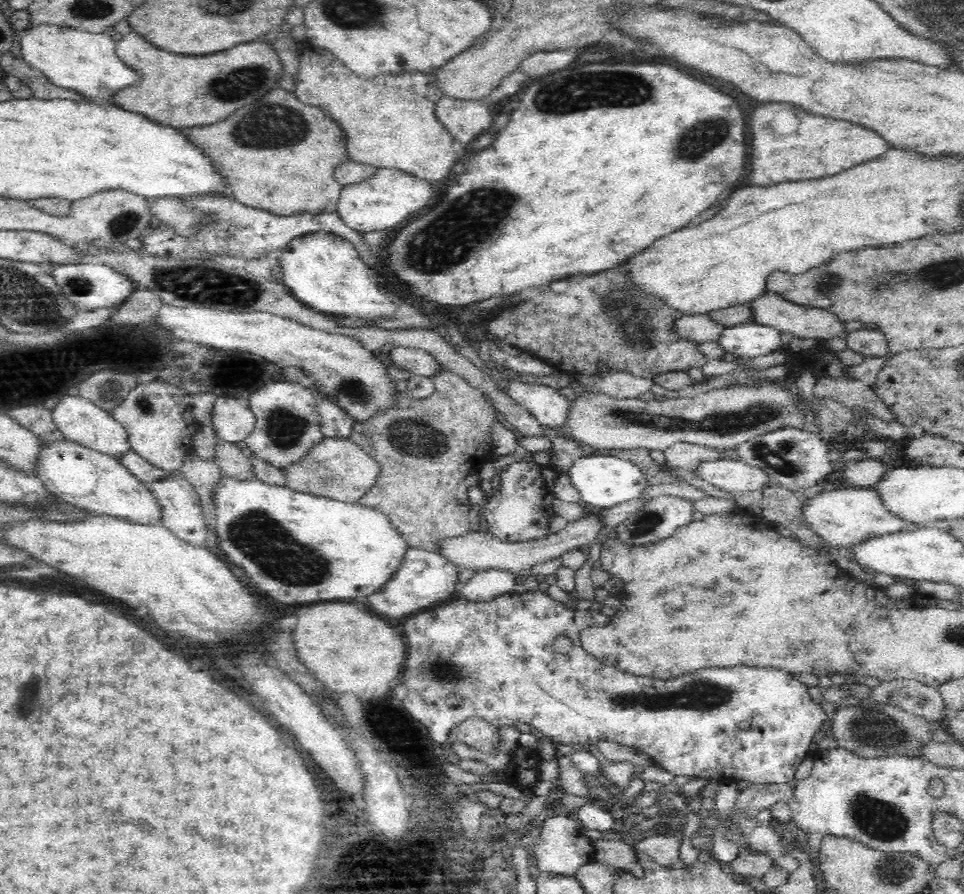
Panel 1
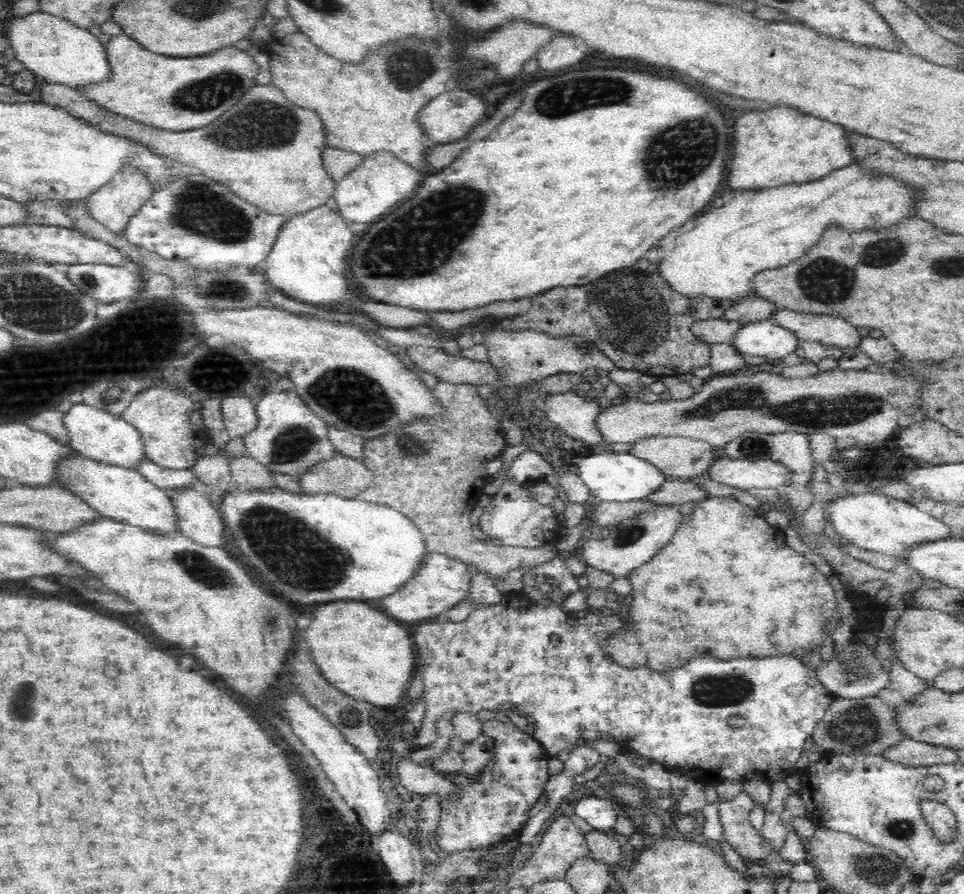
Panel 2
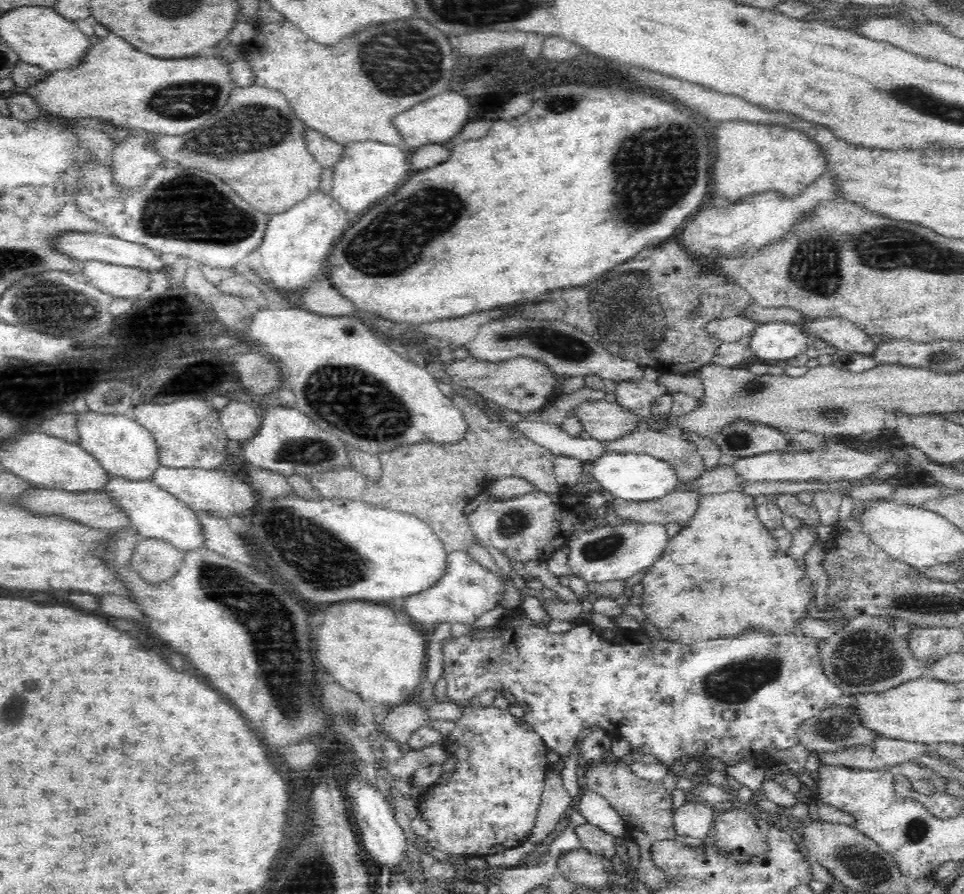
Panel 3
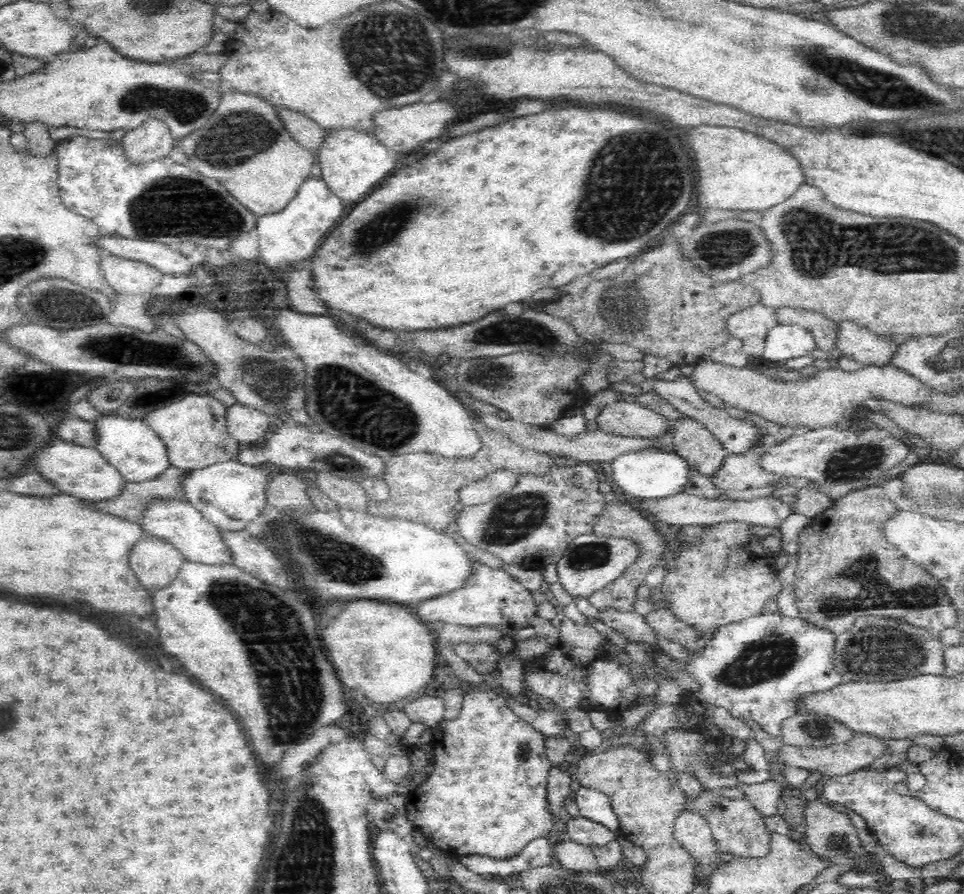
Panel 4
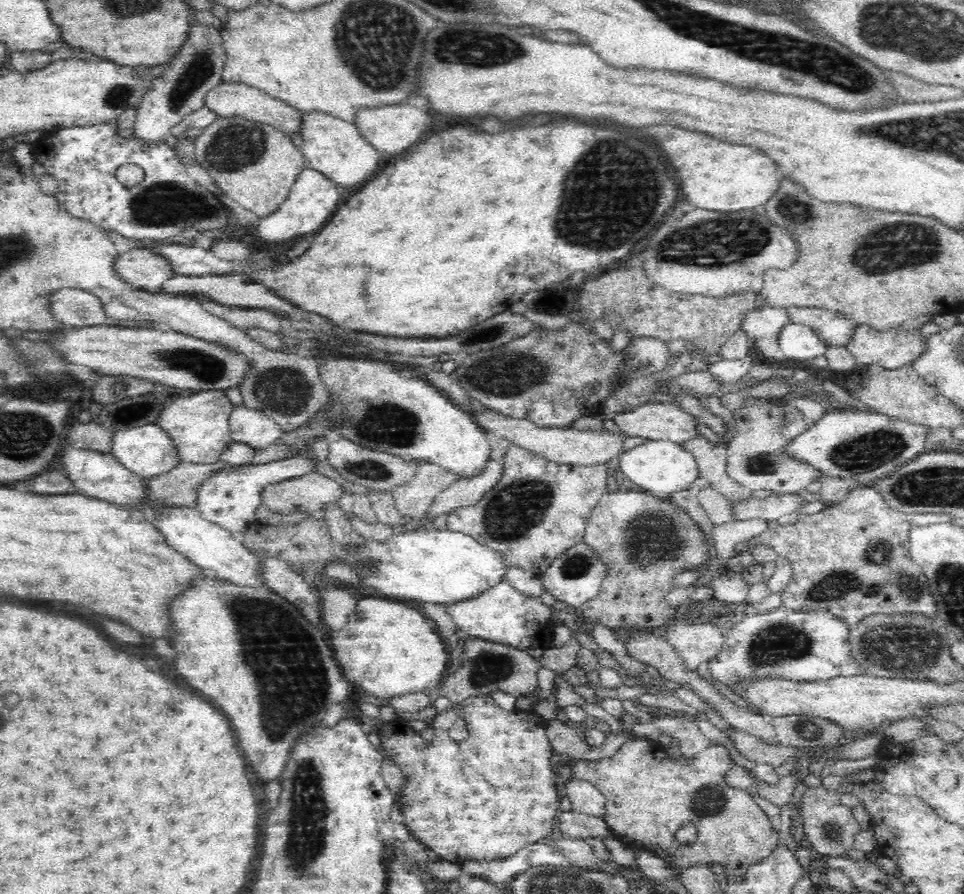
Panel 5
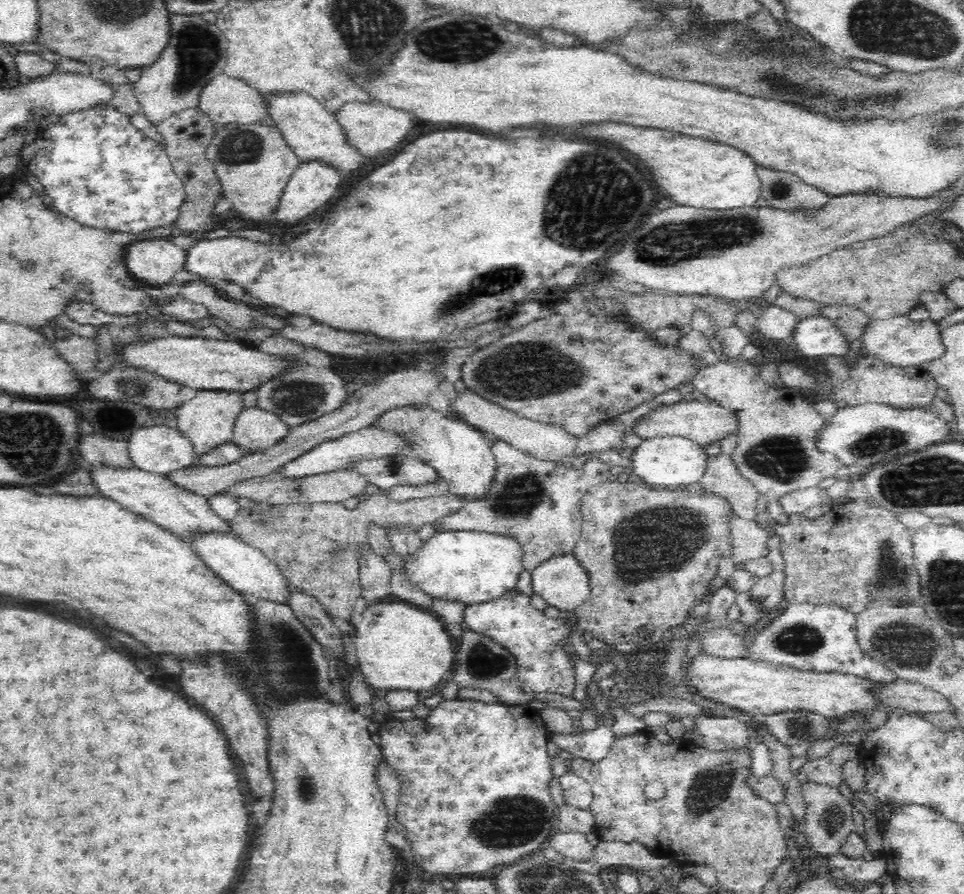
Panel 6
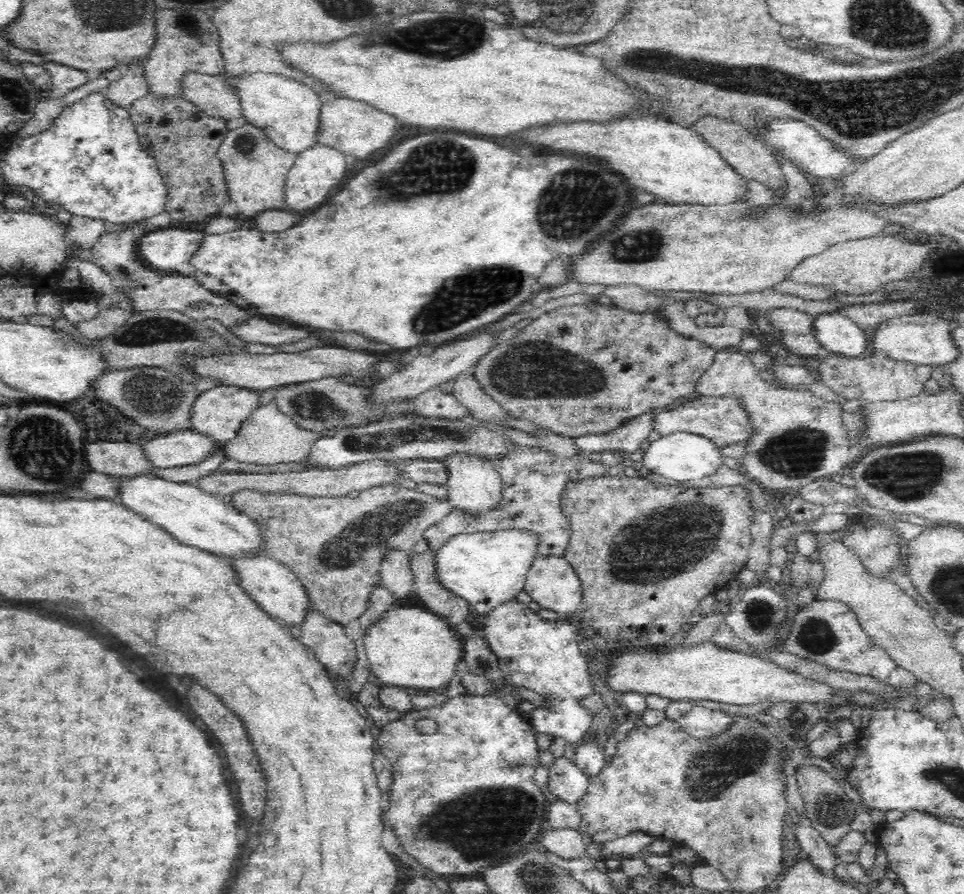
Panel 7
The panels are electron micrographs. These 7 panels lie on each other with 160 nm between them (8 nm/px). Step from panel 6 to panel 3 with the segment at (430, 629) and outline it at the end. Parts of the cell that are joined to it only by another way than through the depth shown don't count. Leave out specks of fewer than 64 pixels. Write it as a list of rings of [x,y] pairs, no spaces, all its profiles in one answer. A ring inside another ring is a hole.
[[[340,602],[326,612],[322,628],[316,634],[316,650],[318,660],[339,686],[358,692],[362,700],[374,700],[385,706],[405,704],[416,698],[424,685],[426,642],[429,641],[422,632],[416,632],[416,628],[406,622],[402,624],[388,606],[372,602]]]

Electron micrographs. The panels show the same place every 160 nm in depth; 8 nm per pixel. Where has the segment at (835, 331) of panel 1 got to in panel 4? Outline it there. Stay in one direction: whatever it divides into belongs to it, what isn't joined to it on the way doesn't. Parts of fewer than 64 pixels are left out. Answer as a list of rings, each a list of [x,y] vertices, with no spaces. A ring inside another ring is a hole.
[[[845,321],[838,327],[840,336],[836,340],[836,347],[859,364],[886,366],[901,346],[889,337],[877,335],[857,323]]]

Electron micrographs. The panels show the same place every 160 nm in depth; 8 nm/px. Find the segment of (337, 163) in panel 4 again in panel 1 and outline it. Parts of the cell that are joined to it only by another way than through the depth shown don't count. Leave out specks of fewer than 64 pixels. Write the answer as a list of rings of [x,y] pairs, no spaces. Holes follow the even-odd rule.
[[[378,167],[370,178],[358,184],[342,187],[337,214],[346,226],[356,232],[386,231],[393,226],[400,226],[404,219],[412,218],[412,214],[418,214],[424,206],[428,206],[434,190],[436,189],[431,183],[416,175],[398,170],[396,167]]]

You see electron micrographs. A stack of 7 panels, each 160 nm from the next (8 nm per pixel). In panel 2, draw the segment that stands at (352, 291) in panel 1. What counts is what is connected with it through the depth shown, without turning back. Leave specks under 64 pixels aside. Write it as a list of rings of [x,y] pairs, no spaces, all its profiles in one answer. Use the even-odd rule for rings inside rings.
[[[322,204],[322,206],[316,206],[316,208],[312,208],[312,210],[300,211],[299,213],[288,216],[288,219],[283,222],[281,229],[276,242],[269,250],[268,256],[265,258],[266,274],[264,275],[265,278],[268,278],[268,282],[270,282],[269,285],[272,286],[272,288],[277,292],[278,290],[282,290],[284,294],[288,294],[290,298],[296,298],[296,300],[304,300],[304,302],[312,302],[312,304],[324,304],[324,306],[330,307],[337,307],[338,304],[346,304],[346,302],[350,302],[350,299],[357,297],[354,294],[351,294],[352,289],[348,284],[346,265],[346,256],[348,256],[350,248],[352,248],[352,238],[354,237],[355,232],[348,227],[348,222],[346,222],[346,219],[338,212],[338,210],[332,210],[332,208],[328,208],[326,204]]]

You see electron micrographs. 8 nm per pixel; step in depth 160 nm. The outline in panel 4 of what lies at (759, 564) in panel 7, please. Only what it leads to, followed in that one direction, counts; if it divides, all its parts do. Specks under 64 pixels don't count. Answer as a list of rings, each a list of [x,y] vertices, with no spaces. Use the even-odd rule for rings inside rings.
[[[683,416],[674,421],[672,450],[689,462],[702,476],[712,477],[727,458],[728,453],[704,426]]]

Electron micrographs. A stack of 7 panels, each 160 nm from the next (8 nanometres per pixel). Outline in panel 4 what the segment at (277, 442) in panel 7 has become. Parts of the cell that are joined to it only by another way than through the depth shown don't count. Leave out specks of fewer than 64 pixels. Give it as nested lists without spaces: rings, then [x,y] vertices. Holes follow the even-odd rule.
[[[240,403],[227,407],[228,432],[240,442],[258,442],[268,438],[274,428],[268,415]]]

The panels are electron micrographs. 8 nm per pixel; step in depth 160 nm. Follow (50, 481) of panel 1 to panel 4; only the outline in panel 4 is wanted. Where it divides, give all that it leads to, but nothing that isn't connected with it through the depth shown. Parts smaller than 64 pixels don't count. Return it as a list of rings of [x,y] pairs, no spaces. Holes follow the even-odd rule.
[[[154,500],[144,512],[144,520],[140,523],[147,536],[158,537],[169,542],[178,550],[184,560],[210,566],[226,566],[234,564],[232,549],[224,541],[218,525],[206,520],[203,514],[188,501]]]

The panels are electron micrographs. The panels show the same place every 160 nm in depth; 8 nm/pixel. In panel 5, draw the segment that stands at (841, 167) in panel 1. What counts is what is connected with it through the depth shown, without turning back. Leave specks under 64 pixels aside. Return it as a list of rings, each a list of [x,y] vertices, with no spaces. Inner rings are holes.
[[[676,125],[642,126],[638,132],[640,136],[652,138],[660,146],[672,174],[676,174],[680,192],[686,202],[696,208],[722,213],[755,210],[774,196],[780,180],[784,178],[767,156],[751,146],[722,142],[707,134],[677,128]]]

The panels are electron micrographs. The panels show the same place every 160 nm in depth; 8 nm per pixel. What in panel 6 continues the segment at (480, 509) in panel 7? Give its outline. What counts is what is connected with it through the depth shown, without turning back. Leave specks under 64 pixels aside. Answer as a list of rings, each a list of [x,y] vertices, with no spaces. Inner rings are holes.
[[[425,403],[386,412],[374,425],[396,429],[404,435],[404,439],[414,441],[410,456],[434,467],[449,486],[449,493],[459,496],[465,503],[484,500],[486,494],[490,492],[498,468],[495,457],[491,447],[481,437],[481,431],[461,418],[452,419]]]

